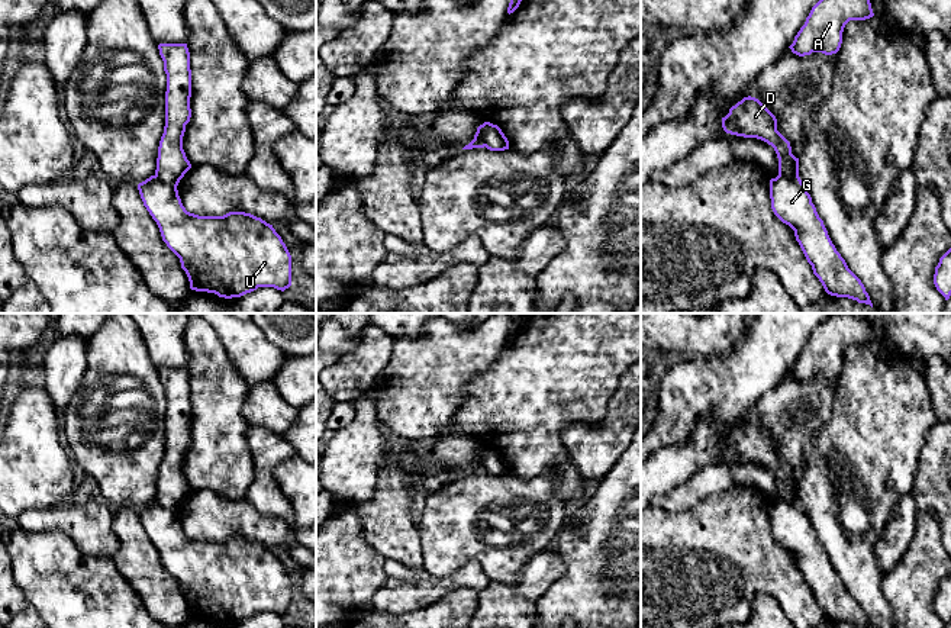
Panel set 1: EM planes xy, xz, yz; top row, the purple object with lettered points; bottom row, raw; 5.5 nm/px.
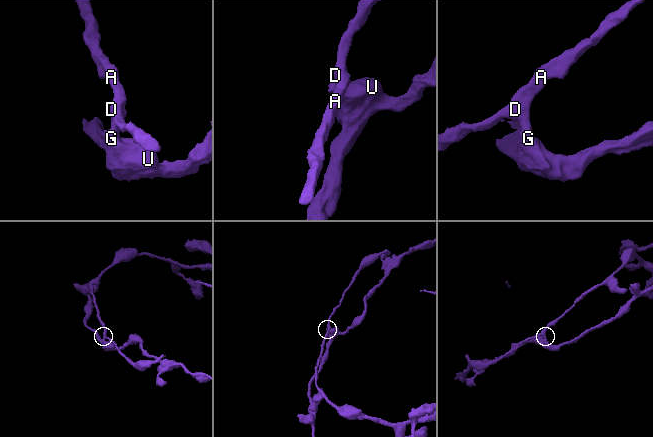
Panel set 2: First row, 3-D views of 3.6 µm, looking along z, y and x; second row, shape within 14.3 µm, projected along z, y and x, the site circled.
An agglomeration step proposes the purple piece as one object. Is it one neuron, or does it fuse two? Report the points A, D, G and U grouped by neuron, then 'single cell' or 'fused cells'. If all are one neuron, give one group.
A D / G U; fused cells

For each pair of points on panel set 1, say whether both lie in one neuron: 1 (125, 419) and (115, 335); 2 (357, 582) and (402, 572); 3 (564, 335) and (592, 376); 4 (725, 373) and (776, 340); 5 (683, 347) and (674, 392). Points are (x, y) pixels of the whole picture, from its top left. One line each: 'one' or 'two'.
1: one
2: two
3: one
4: one
5: two

